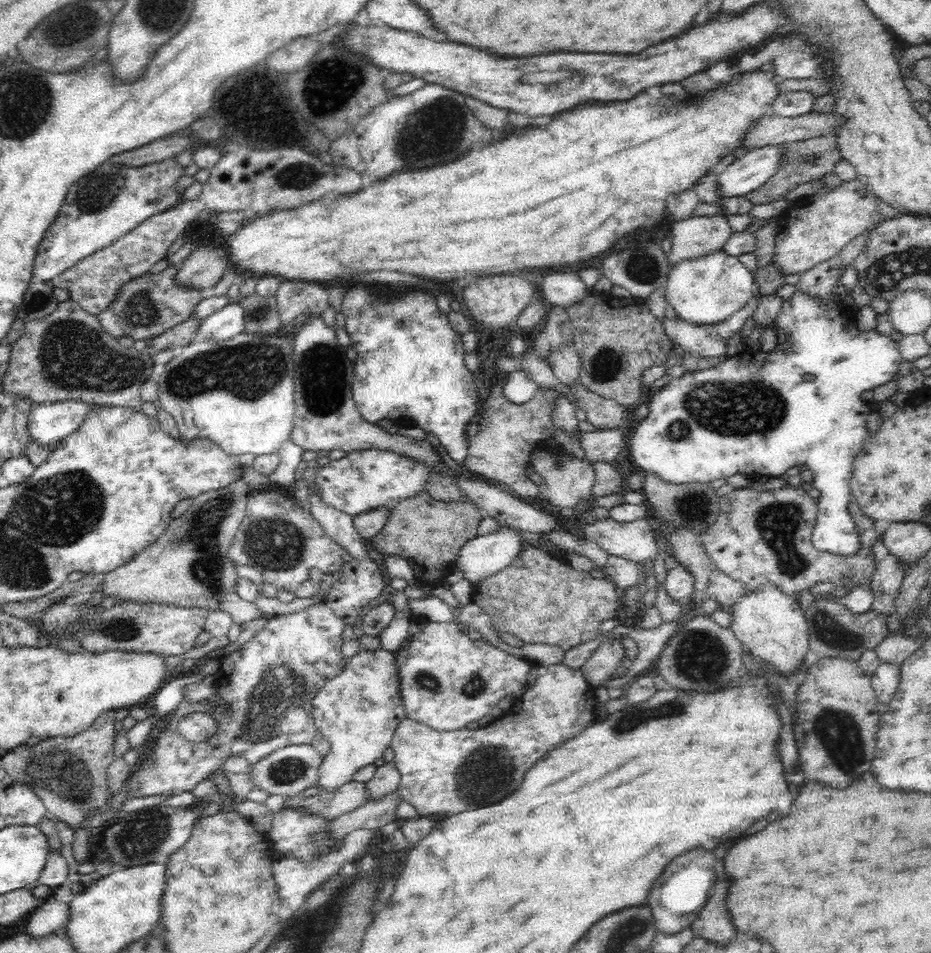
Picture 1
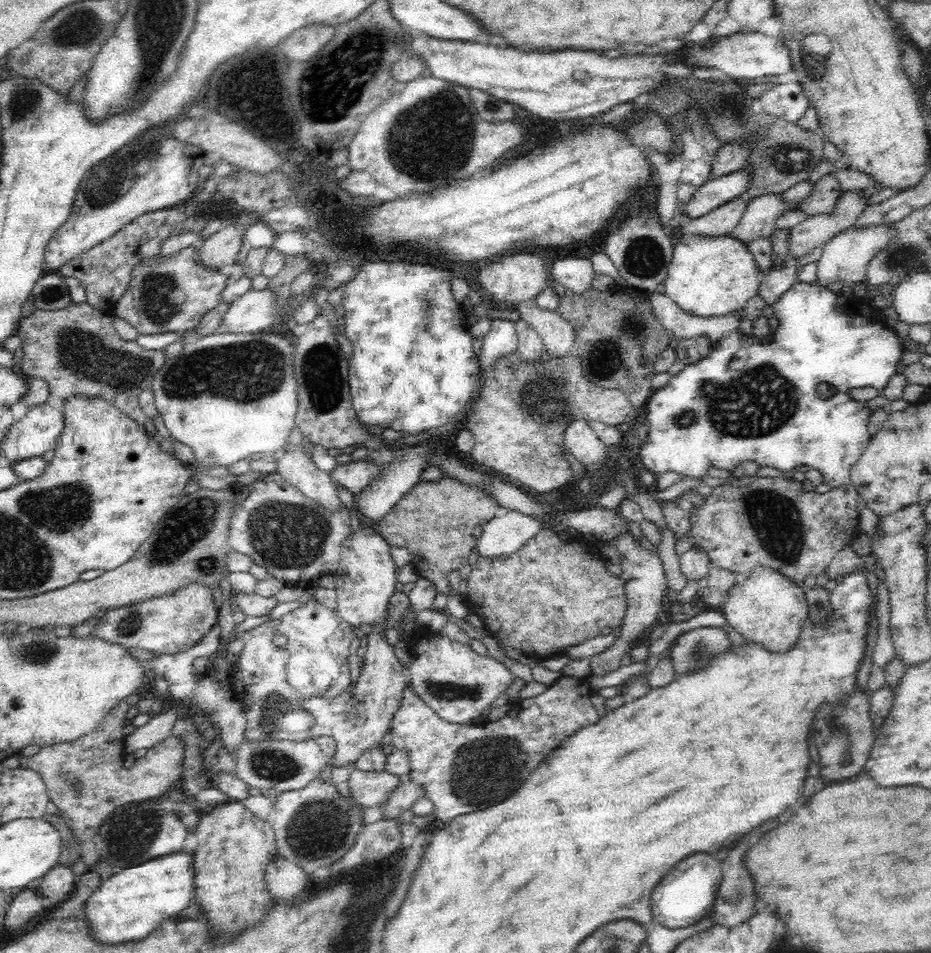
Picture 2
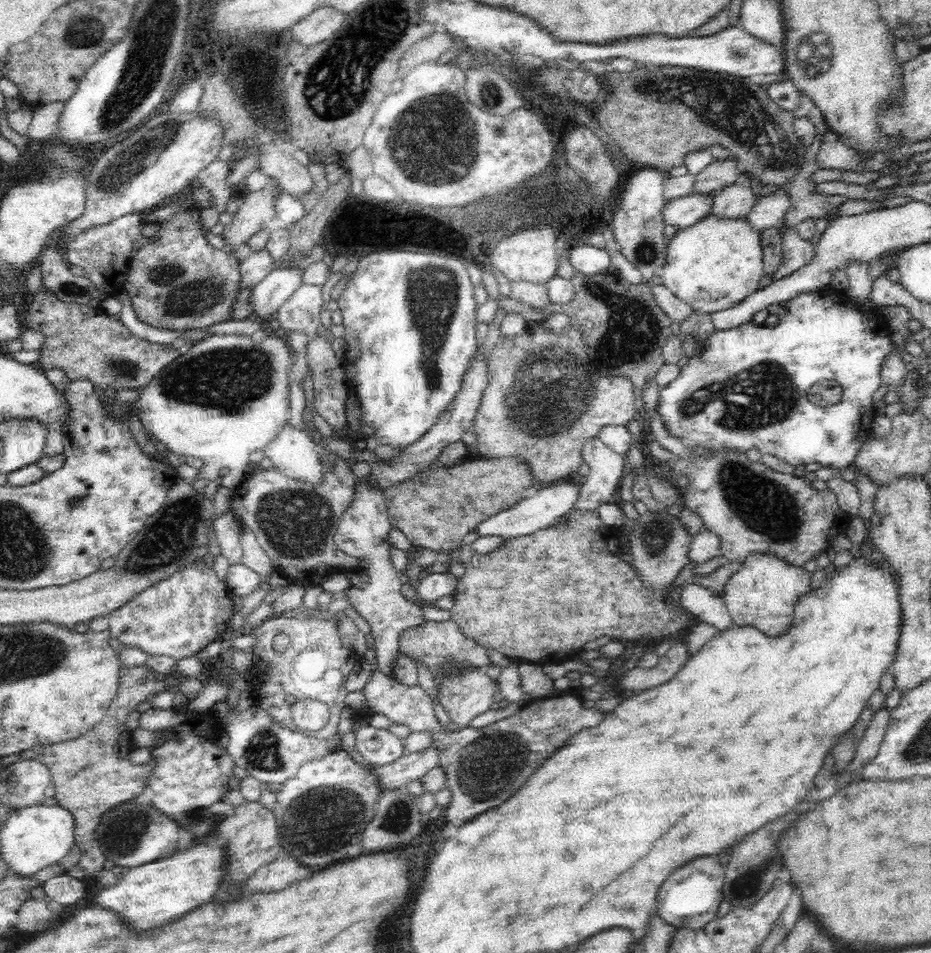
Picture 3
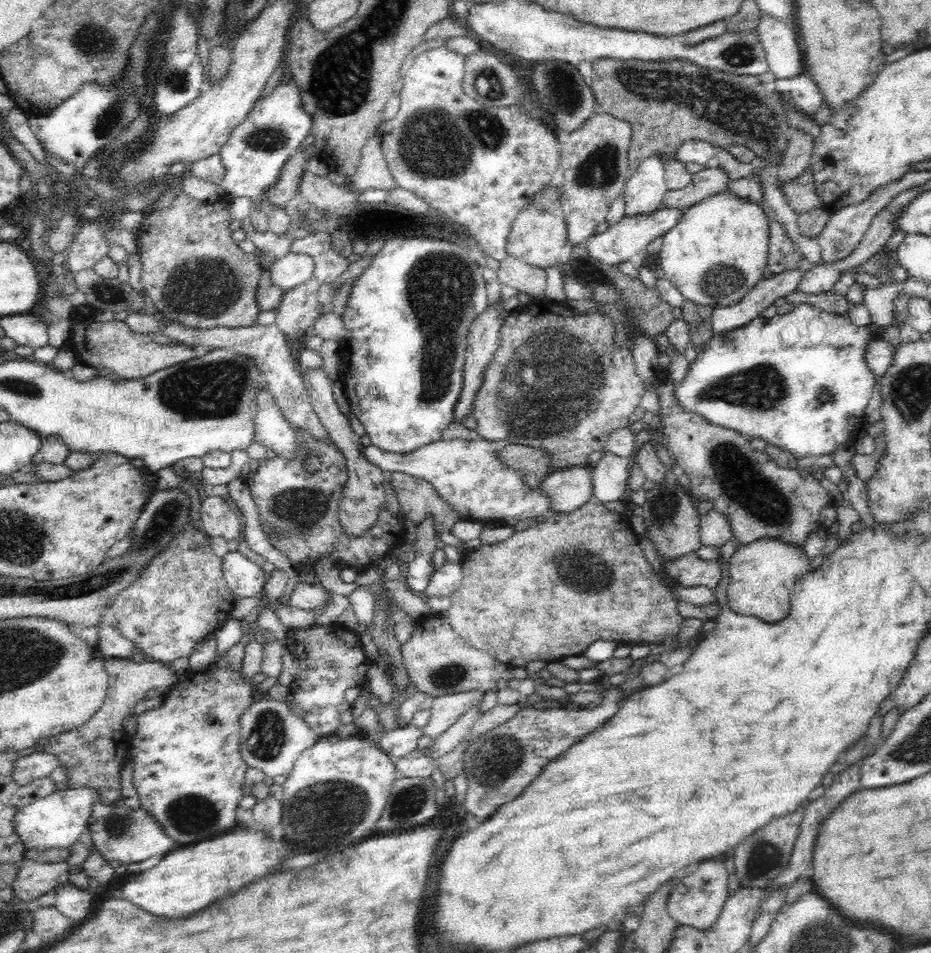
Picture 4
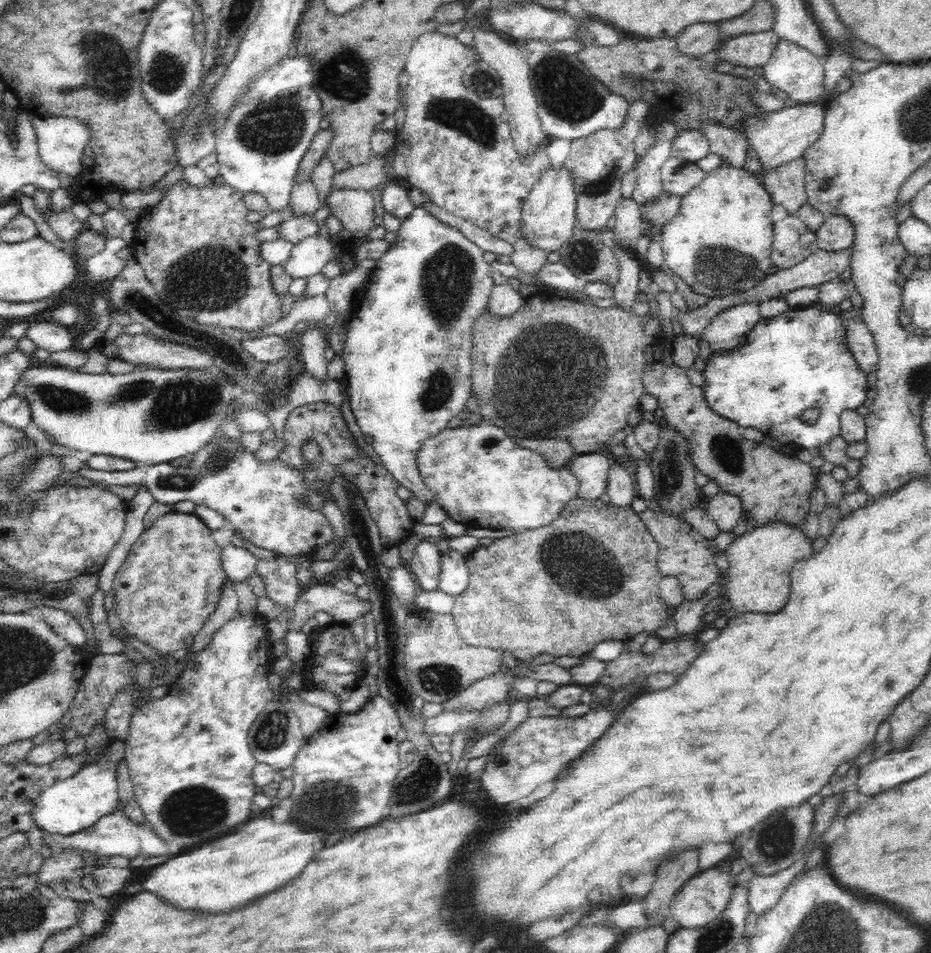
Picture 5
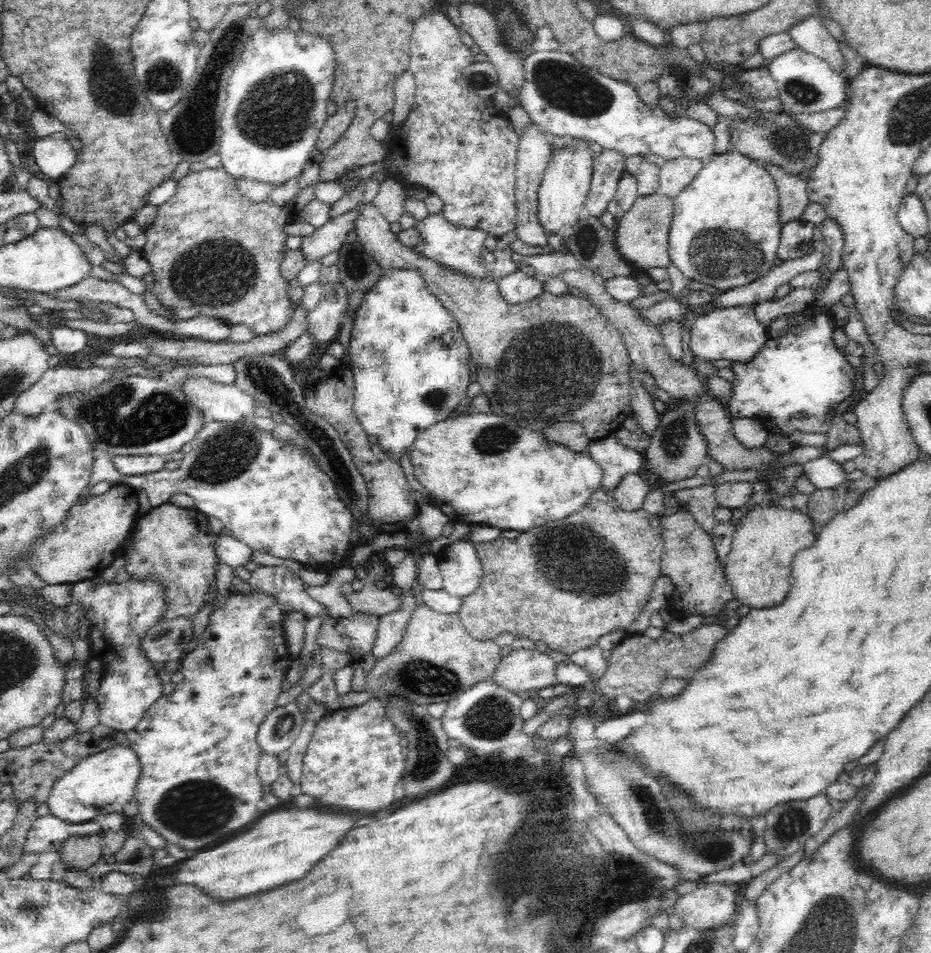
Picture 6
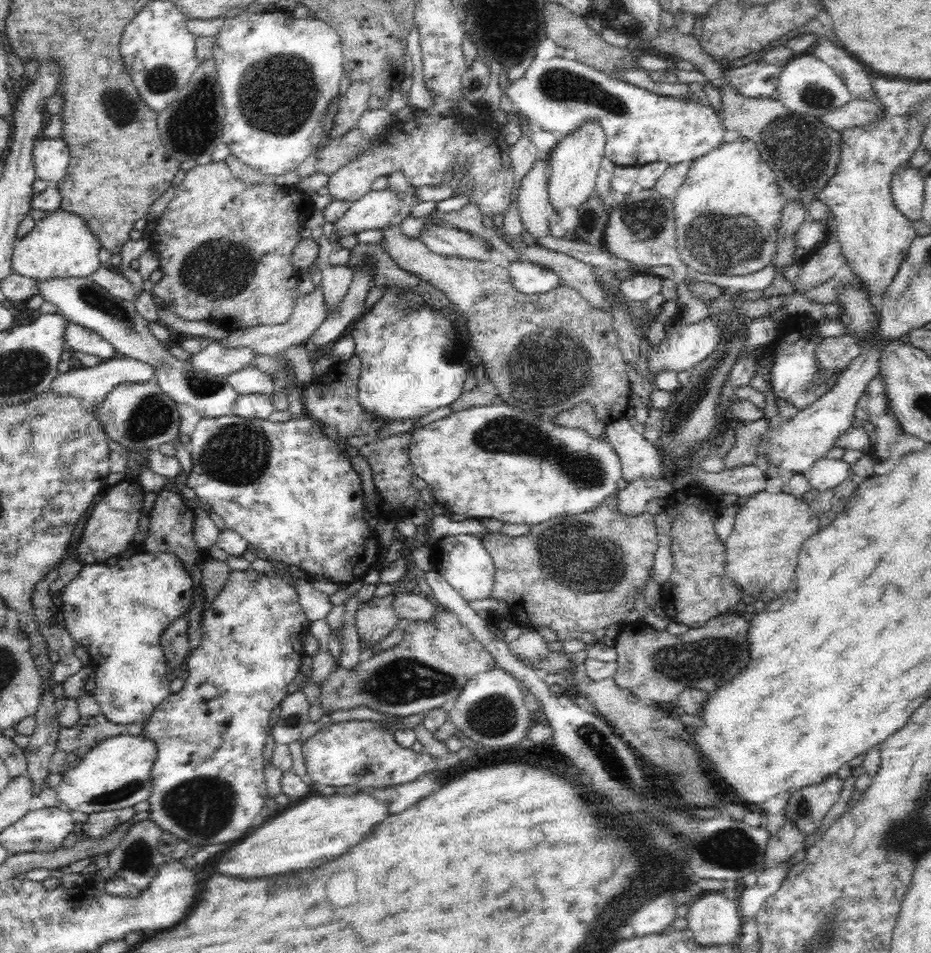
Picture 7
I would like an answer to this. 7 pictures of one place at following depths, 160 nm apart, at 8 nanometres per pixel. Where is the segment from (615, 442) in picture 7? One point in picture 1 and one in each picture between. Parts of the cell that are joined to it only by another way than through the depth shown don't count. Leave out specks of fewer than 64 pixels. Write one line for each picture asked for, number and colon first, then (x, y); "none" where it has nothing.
1: (482, 556)
2: (506, 534)
3: (552, 502)
4: (569, 488)
5: (591, 470)
6: (617, 462)

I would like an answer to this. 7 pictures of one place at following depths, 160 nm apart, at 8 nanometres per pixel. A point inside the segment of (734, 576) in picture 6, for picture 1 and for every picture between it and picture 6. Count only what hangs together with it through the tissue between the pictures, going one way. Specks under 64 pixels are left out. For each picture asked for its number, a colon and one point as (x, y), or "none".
1: (770, 625)
2: (767, 608)
3: (763, 592)
4: (762, 573)
5: (760, 562)

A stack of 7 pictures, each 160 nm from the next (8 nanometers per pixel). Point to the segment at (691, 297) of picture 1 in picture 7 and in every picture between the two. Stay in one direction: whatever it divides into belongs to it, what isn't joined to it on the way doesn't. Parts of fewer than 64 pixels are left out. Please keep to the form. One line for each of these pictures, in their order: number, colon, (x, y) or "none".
2: (707, 276)
3: (714, 264)
4: (717, 252)
5: (719, 243)
6: (725, 231)
7: (727, 213)

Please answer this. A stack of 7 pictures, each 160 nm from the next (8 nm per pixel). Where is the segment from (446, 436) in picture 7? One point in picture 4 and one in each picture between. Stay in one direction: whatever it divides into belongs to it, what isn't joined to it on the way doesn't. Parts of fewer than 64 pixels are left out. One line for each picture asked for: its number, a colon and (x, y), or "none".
4: (468, 475)
5: (479, 475)
6: (483, 469)

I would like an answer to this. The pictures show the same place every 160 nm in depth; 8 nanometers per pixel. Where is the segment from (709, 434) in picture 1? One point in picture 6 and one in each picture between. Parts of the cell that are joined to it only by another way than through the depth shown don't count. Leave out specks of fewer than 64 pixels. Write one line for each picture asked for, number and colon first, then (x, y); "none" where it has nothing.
2: (727, 408)
3: (735, 394)
4: (762, 380)
5: (800, 359)
6: (799, 369)

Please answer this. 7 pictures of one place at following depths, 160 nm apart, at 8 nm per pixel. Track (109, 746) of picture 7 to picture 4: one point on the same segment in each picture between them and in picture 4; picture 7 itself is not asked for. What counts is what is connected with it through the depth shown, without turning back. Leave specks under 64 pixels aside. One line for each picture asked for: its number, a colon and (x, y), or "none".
4: (56, 821)
5: (73, 804)
6: (102, 783)

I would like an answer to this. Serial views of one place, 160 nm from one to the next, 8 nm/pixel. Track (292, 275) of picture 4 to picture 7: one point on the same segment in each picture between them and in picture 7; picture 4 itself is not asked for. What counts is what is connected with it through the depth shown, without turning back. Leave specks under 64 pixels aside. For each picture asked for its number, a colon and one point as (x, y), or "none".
5: (308, 257)
6: (328, 238)
7: (376, 209)

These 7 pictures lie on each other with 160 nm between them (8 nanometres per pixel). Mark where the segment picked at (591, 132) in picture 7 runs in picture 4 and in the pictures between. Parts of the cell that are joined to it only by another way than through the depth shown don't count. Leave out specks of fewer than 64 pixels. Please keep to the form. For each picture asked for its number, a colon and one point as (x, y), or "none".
4: (539, 232)
5: (548, 219)
6: (561, 196)

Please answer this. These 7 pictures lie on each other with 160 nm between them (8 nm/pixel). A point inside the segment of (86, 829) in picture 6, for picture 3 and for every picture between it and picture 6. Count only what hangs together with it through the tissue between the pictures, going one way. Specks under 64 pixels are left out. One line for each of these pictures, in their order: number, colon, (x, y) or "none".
3: (133, 833)
4: (128, 835)
5: (114, 834)

